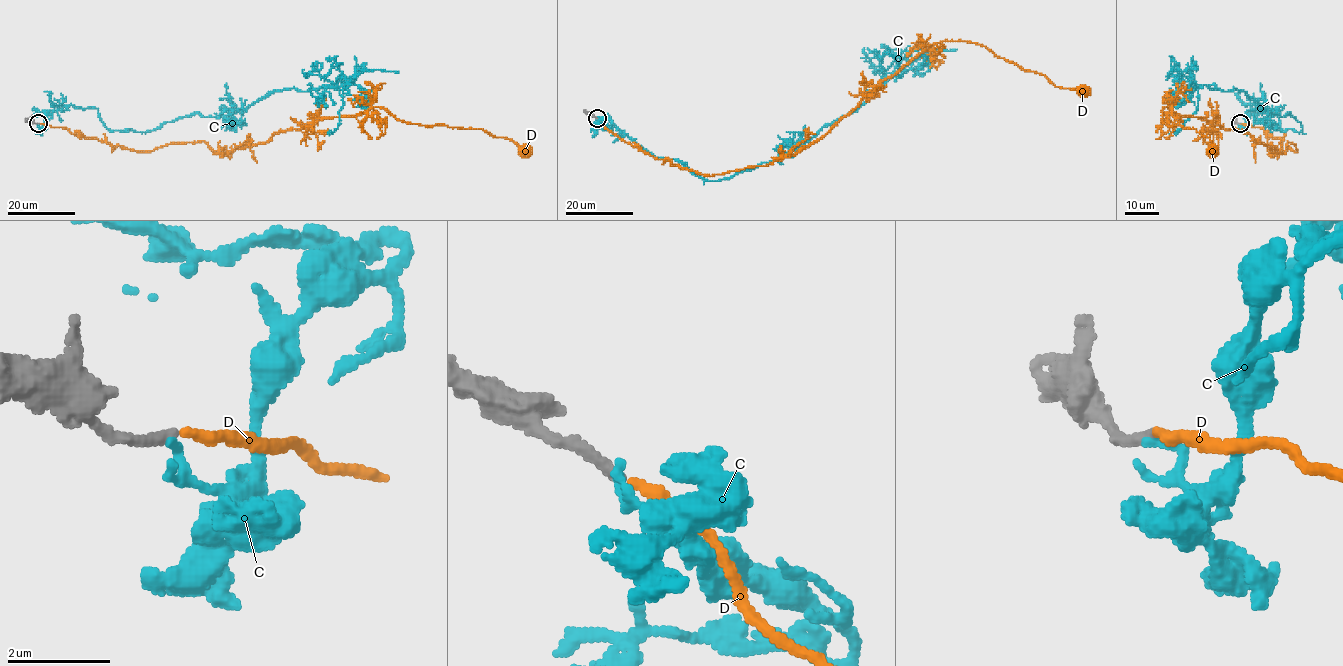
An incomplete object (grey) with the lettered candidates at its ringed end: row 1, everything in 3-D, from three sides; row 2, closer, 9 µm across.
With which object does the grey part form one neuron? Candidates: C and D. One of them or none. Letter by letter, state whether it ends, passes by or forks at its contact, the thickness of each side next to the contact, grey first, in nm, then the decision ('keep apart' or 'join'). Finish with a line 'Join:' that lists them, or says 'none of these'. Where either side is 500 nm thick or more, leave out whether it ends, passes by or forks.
C: it ends there; 220 nm thick on the grey side, 160 nm on the other; keep apart
D: it ends there; 200 nm thick on the grey side, 240 nm on the other; join
Join: D

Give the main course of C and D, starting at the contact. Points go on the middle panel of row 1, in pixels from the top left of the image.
C: (596, 118), (657, 158), (720, 180), (855, 112), (890, 77), (922, 65), (918, 46), (911, 49)
D: (597, 119), (657, 158), (713, 175), (771, 164), (817, 141), (944, 40), (975, 42), (1083, 91)

